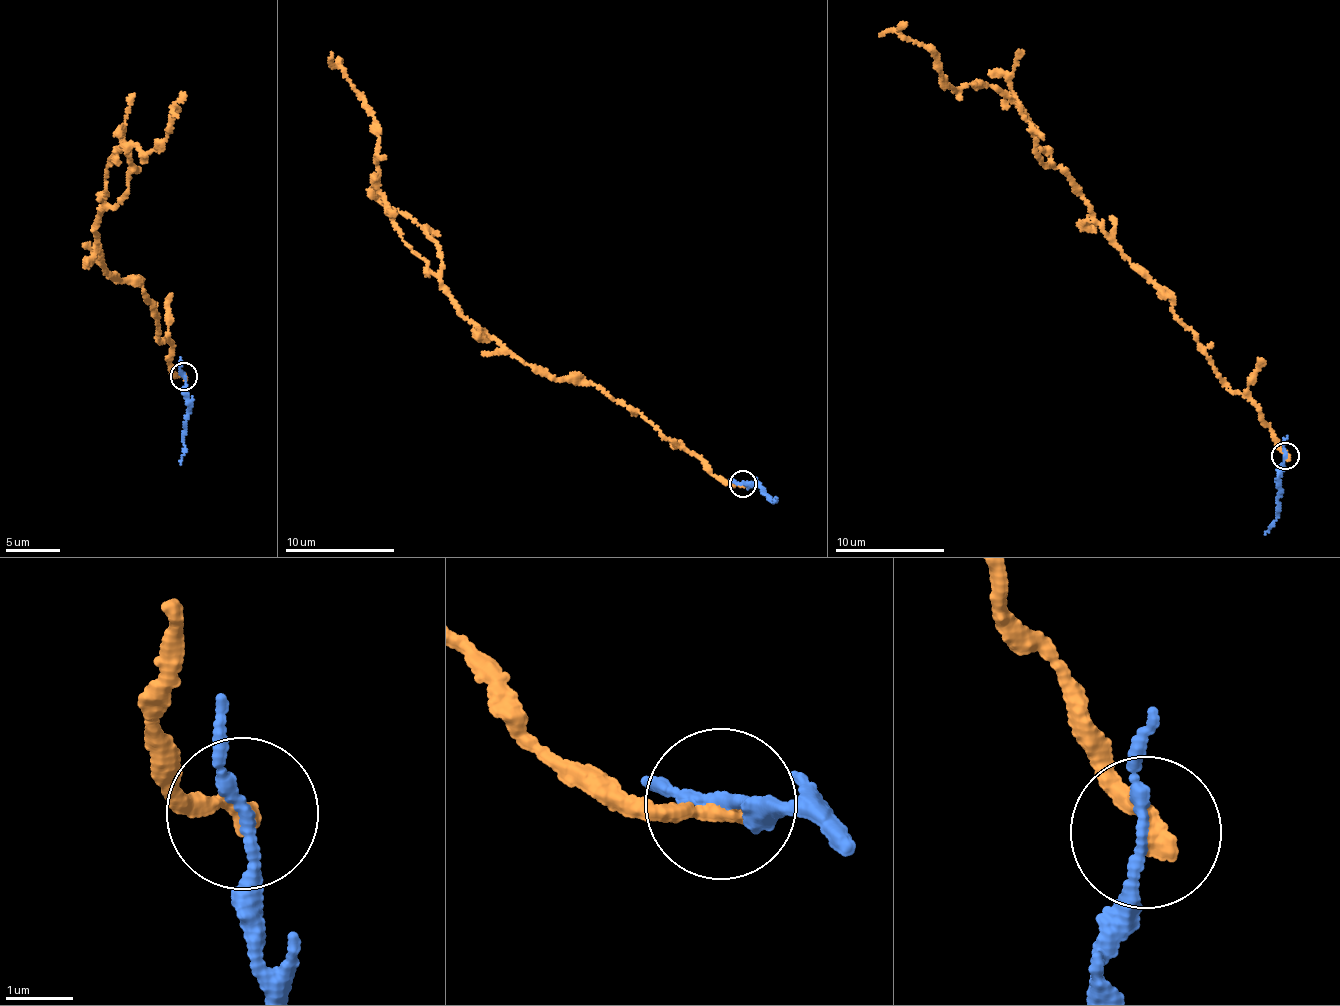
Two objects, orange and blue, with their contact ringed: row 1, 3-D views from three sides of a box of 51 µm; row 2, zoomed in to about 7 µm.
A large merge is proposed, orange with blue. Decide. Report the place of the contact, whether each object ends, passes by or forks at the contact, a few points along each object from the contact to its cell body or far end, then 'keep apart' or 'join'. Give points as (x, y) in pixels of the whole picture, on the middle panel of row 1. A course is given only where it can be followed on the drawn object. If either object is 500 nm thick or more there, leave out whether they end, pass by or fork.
(742, 483) | orange ends | blue passes by | orange via (743, 484), (594, 384), (550, 379), (460, 313), (402, 240), (378, 191), (376, 121), (333, 53) | blue via (743, 484), (755, 484), (775, 501) | keep apart

